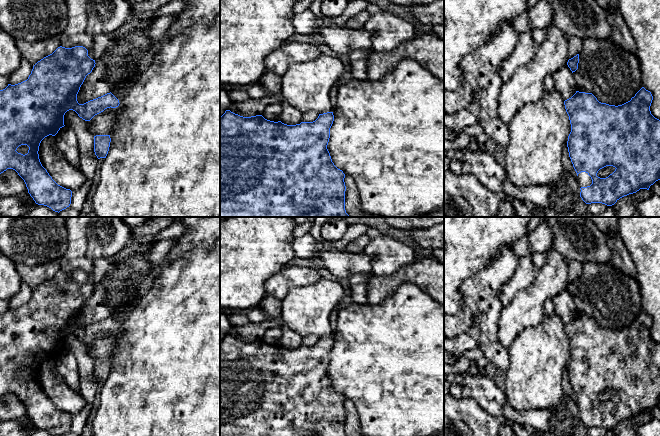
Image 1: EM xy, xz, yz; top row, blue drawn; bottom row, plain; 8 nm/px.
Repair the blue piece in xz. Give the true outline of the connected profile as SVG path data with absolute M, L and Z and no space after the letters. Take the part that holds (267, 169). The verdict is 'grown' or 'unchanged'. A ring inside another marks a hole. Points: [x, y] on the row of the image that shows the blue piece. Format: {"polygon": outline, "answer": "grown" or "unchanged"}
{"polygon": "M226 110L225 113L220 117L220 217L350 217L345 210L345 174L342 170L338 169L334 165L330 153L327 149L330 138L330 128L333 124L333 121L333 112L319 114L318 118L313 122L301 122L300 124L296 125L287 125L282 123L281 121L274 122L267 120L262 115L243 117L231 112L230 110Z", "answer": "unchanged"}

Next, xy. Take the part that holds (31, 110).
{"polygon": "M60 46L33 66L27 80L15 85L8 84L5 89L0 90L0 174L7 169L15 170L24 180L35 203L58 213L70 206L72 191L58 185L42 166L39 146L45 137L55 136L65 126L64 115L67 111L73 110L83 120L90 121L105 109L119 106L119 100L111 92L84 104L78 103L80 87L95 64L85 47ZM21 145L29 147L27 154L16 151Z", "answer": "unchanged"}

